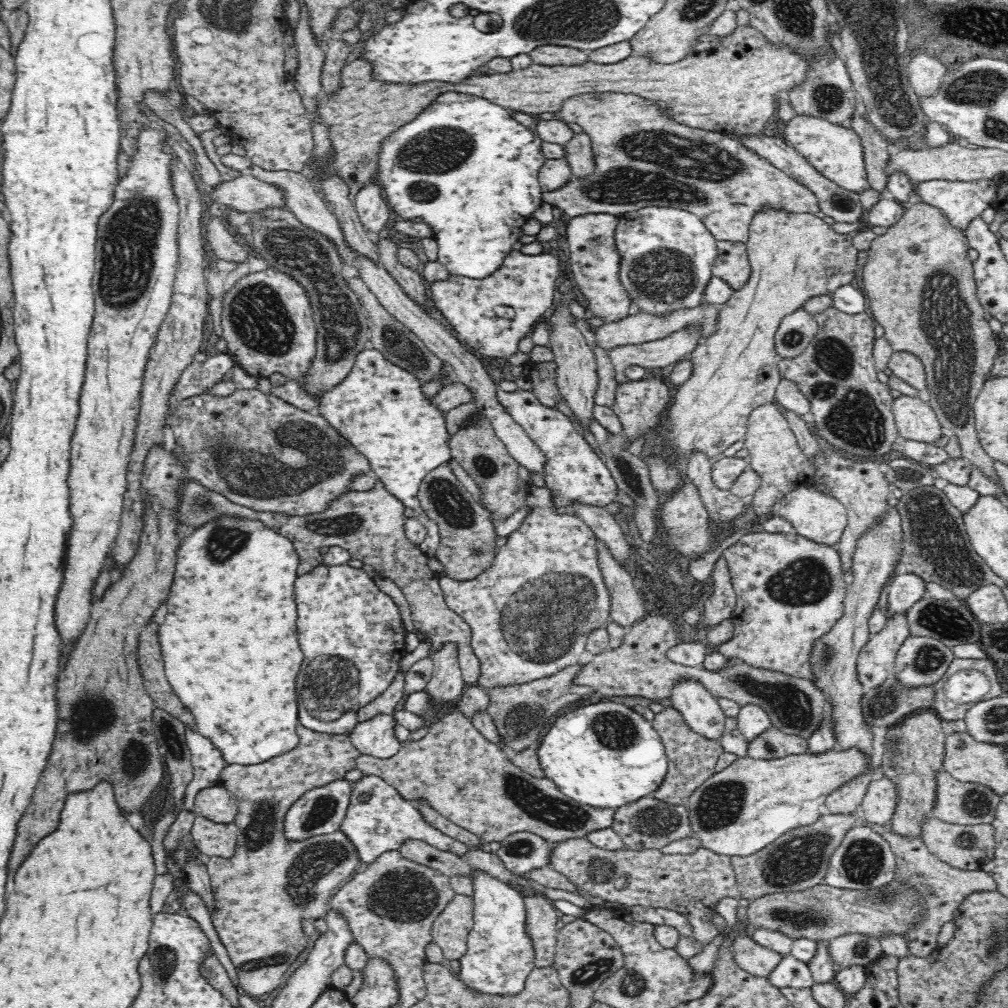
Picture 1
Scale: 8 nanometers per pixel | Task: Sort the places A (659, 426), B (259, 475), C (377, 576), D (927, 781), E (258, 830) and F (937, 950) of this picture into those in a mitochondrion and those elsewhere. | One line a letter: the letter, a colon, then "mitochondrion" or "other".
A: other
B: mitochondrion
C: other
D: other
E: mitochondrion
F: other

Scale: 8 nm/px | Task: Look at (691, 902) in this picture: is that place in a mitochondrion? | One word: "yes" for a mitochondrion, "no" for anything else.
no

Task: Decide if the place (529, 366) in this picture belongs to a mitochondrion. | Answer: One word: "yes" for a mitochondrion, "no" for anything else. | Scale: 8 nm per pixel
no

